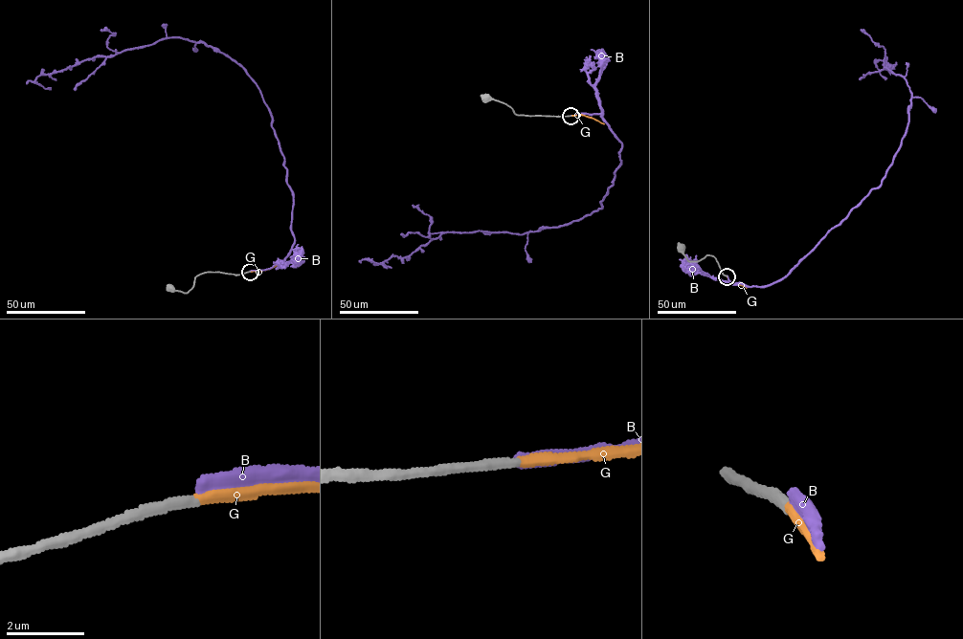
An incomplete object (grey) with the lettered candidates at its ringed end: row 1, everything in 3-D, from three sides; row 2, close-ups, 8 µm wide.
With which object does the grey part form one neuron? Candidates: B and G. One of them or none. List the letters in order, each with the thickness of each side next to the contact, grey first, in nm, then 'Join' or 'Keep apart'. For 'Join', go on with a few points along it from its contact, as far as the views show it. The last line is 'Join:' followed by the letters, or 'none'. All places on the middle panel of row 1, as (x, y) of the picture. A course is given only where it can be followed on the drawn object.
B: Thickness 280 nm (grey) against 360 nm. Keep apart
G: Thickness 280 nm (grey) against 240 nm. Join. Its course: (571, 116), (582, 114), (604, 124)
Join: G

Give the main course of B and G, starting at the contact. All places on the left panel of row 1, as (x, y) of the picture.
B: (250, 272), (284, 260), (293, 201), (269, 109), (241, 66), (204, 43), (165, 38), (37, 76), (51, 87)
G: (249, 272), (280, 265)

